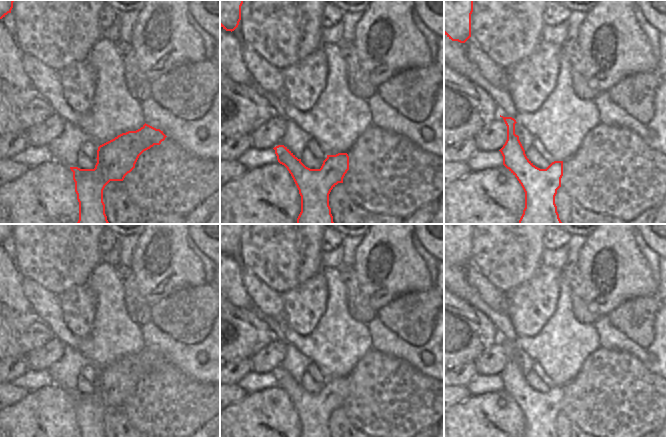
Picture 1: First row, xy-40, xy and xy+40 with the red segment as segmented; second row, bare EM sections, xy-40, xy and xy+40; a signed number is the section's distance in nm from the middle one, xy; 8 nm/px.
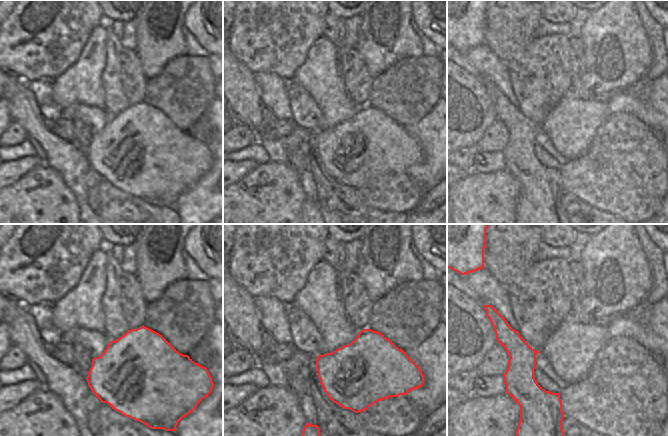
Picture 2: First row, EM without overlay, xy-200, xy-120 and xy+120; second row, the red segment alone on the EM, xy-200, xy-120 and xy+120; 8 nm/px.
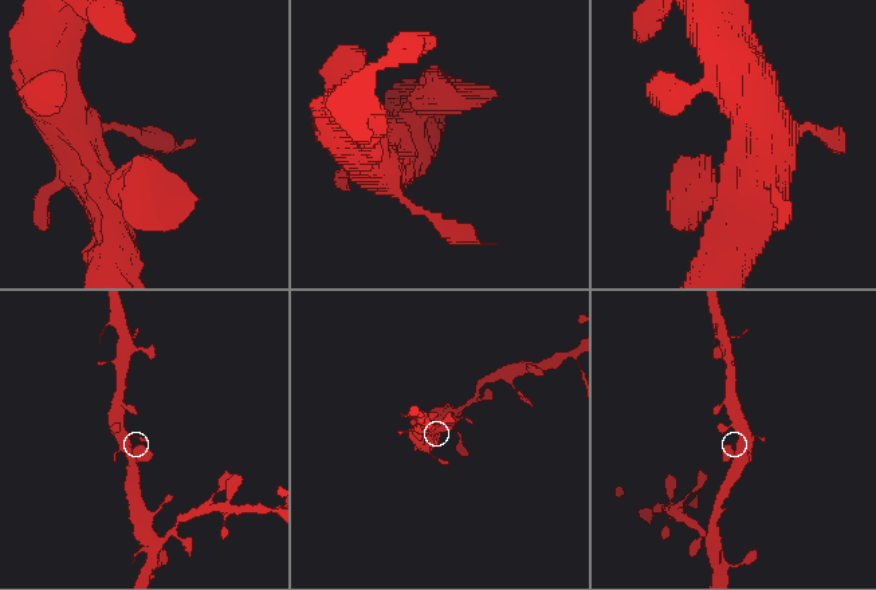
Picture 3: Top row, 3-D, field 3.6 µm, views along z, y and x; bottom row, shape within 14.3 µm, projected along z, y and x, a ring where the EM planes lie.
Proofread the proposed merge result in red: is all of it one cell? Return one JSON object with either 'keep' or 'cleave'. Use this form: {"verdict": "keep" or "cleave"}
{"verdict": "keep"}

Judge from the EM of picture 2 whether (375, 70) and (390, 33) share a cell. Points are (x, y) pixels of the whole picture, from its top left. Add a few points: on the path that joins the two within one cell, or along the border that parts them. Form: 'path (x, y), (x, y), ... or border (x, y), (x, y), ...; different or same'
path (377, 61), (379, 52), (386, 45), (386, 42); same

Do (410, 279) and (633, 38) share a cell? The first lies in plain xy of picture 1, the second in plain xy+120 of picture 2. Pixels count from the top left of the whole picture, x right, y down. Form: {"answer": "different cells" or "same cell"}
{"answer": "same cell"}

